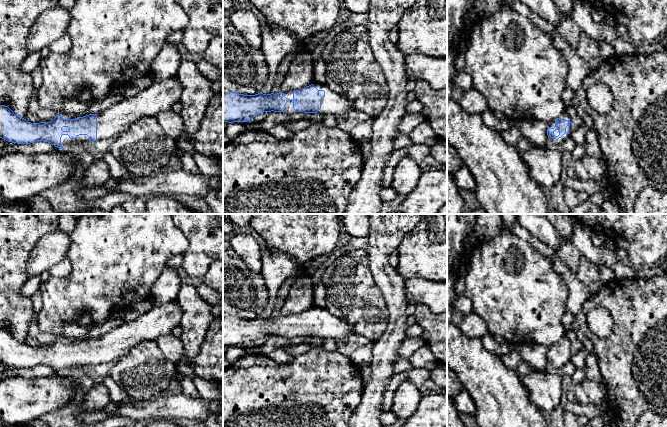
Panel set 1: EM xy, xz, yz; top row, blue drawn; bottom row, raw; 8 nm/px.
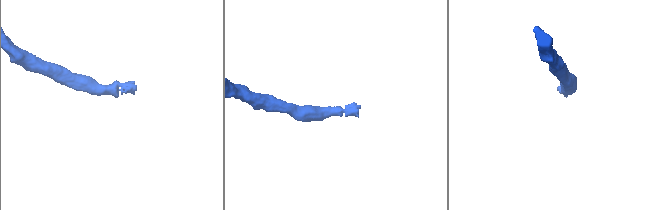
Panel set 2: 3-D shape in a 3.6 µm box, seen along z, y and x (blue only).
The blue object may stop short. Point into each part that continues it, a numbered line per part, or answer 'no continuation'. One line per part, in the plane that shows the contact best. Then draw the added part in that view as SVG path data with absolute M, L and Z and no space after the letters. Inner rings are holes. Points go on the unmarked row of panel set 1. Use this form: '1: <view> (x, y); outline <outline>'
1: xy (65, 364); outline M62 359L61 368L63 372L70 370L71 368L83 368L89 366L89 361L87 359L79 359L75 363L70 363L68 359Z

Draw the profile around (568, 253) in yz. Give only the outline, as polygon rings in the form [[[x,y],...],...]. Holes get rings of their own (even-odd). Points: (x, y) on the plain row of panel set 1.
[[[562,236],[563,242],[558,249],[554,249],[555,255],[576,274],[580,260],[583,257],[573,242],[567,237]]]

